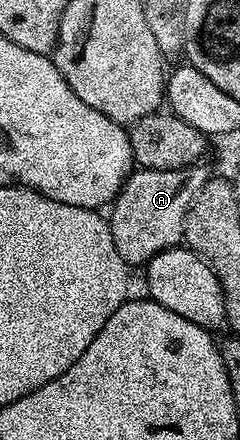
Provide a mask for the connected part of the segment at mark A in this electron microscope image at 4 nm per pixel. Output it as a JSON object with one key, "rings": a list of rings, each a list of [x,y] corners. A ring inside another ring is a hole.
{"rings":[[[203,166],[178,168],[175,172],[152,168],[132,171],[109,208],[113,246],[117,246],[117,254],[121,254],[126,264],[145,266],[157,254],[184,243],[183,223],[187,207],[208,176],[209,172]]]}

